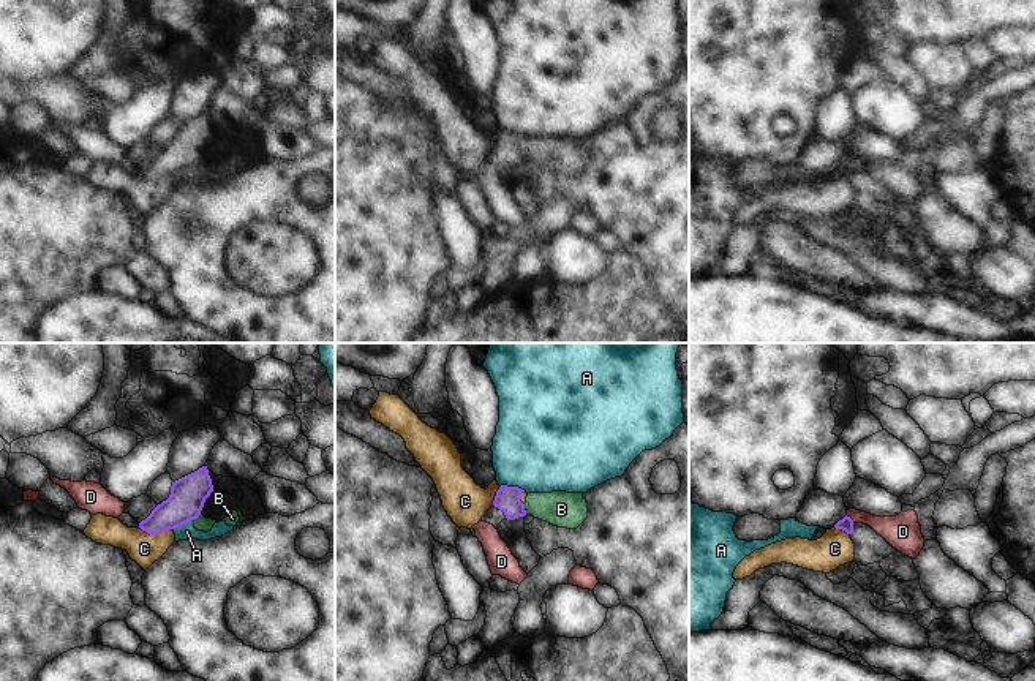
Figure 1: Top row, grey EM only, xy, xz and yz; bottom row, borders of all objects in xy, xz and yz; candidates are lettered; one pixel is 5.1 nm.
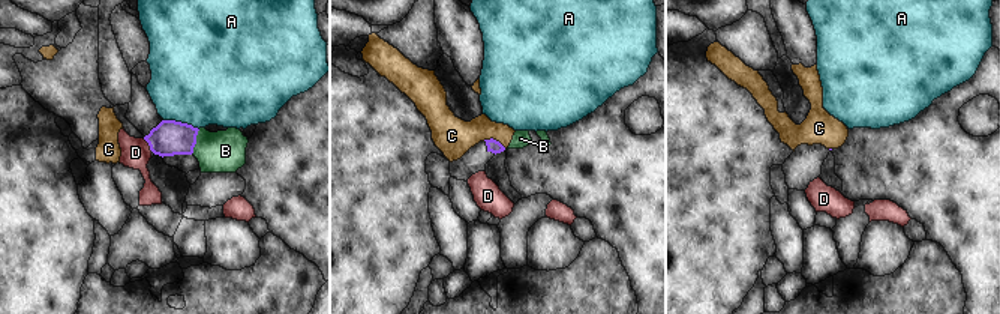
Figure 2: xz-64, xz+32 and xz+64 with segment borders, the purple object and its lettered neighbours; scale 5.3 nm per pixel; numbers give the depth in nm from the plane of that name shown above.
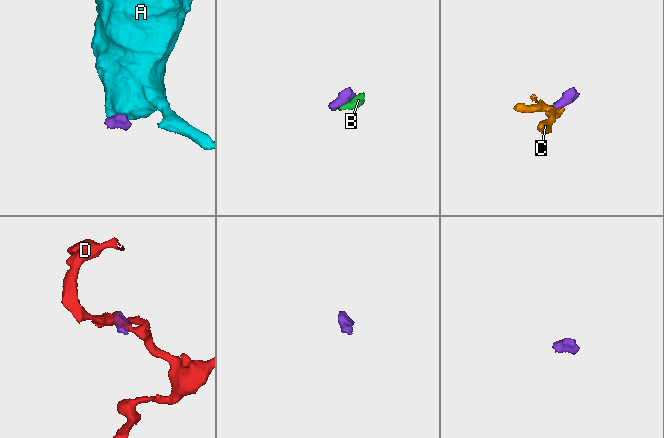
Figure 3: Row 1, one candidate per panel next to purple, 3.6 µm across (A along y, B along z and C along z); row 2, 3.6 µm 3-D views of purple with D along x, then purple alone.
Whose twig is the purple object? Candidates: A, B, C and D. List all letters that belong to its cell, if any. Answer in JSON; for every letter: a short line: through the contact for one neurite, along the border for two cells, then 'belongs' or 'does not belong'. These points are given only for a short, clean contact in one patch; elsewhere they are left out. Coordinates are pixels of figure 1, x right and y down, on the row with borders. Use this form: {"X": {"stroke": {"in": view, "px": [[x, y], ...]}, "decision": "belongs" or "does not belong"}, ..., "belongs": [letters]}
{"A": {"stroke": {"in": "xz", "px": [[500, 485], [517, 485], [525, 490]]}, "decision": "does not belong"}, "B": {"stroke": {"in": "xz", "px": [[523, 504], [526, 514]]}, "decision": "does not belong"}, "C": {"stroke": {"in": "xy", "px": [[139, 526], [150, 534], [171, 530]]}, "decision": "does not belong"}, "D": {"stroke": {"in": "yz", "px": [[846, 515], [854, 522]]}, "decision": "does not belong"}, "belongs": []}

